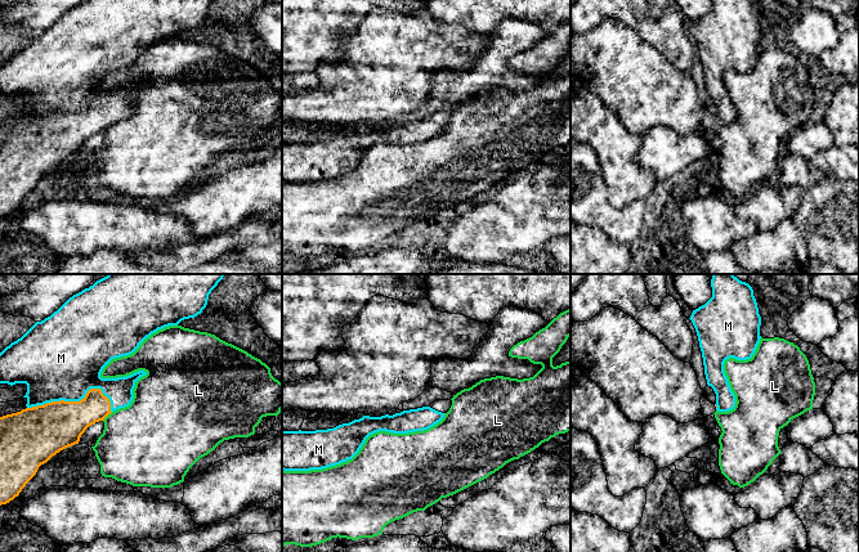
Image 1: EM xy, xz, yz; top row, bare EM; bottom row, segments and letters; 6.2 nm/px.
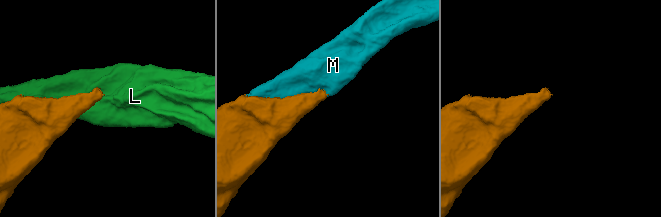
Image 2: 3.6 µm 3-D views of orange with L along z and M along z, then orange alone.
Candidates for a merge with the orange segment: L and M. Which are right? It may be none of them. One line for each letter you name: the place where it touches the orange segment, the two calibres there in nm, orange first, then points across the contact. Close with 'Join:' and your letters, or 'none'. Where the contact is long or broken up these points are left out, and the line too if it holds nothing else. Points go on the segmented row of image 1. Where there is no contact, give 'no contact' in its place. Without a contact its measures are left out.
M: xy (70, 402) | 320/460 nm
Join: M

